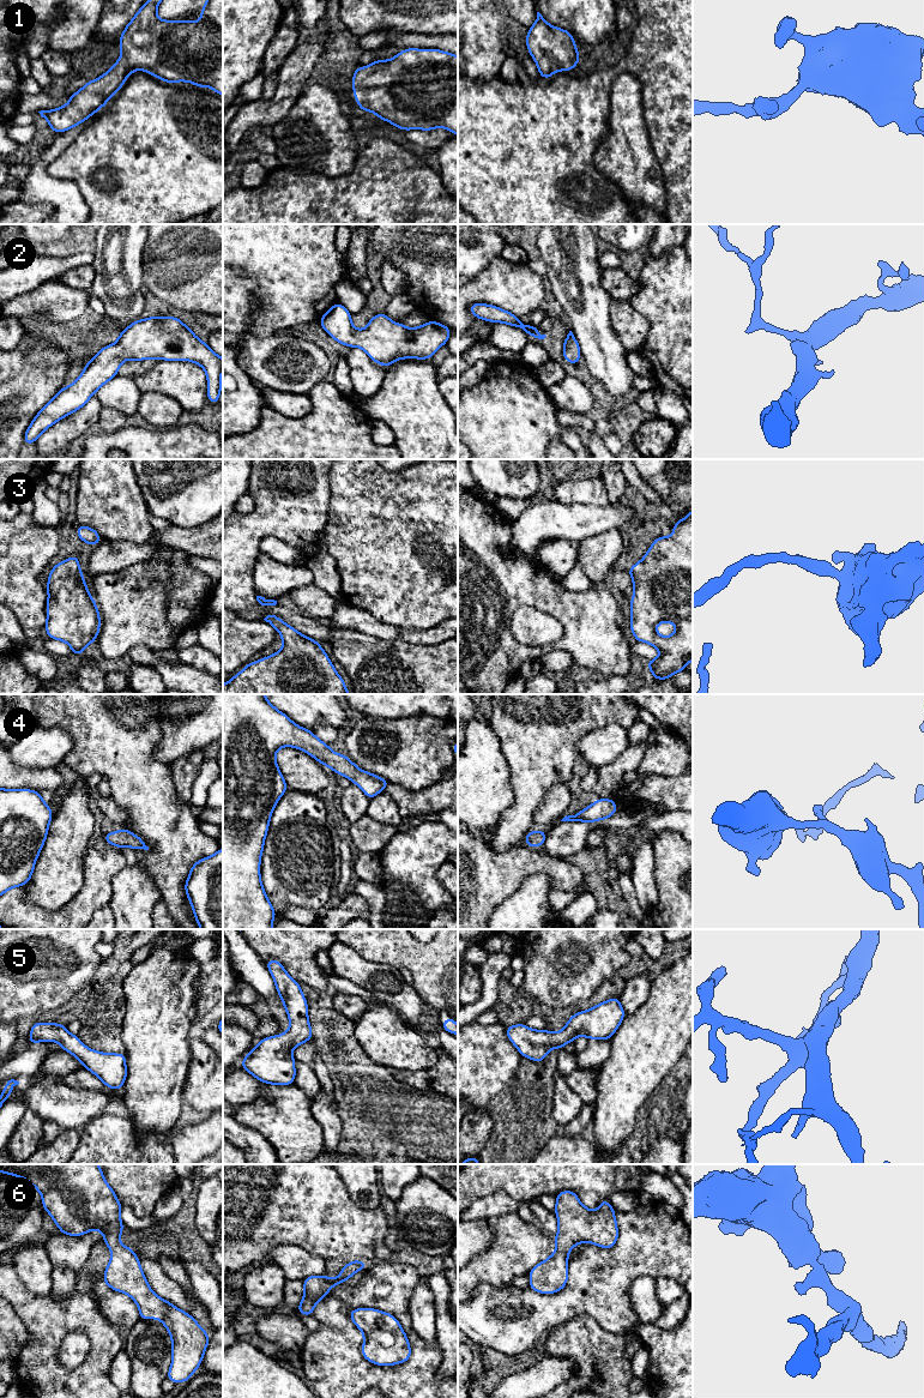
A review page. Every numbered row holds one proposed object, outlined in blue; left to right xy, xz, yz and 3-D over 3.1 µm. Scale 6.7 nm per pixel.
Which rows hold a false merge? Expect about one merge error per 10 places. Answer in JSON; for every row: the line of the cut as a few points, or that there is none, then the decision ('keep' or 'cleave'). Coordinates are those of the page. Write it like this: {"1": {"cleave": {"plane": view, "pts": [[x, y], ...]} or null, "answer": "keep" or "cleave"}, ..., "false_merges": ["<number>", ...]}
{"1": {"cleave": null, "answer": "keep"}, "2": {"cleave": null, "answer": "keep"}, "3": {"cleave": null, "answer": "keep"}, "4": {"cleave": null, "answer": "keep"}, "5": {"cleave": null, "answer": "keep"}, "6": {"cleave": null, "answer": "keep"}, "false_merges": []}

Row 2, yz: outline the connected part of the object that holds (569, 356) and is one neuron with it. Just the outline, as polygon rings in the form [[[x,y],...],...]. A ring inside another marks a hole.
[[[569,331],[564,339],[562,355],[567,362],[573,364],[576,364],[581,358],[579,343],[572,331]]]

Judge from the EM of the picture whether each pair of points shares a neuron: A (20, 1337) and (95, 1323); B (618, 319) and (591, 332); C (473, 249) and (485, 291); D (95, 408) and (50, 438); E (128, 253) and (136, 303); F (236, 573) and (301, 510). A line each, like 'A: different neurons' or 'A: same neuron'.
A: different neurons
B: different neurons
C: different neurons
D: same neuron
E: same neuron
F: same neuron

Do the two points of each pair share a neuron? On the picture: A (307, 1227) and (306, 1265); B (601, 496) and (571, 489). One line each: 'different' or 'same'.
A: different
B: same

